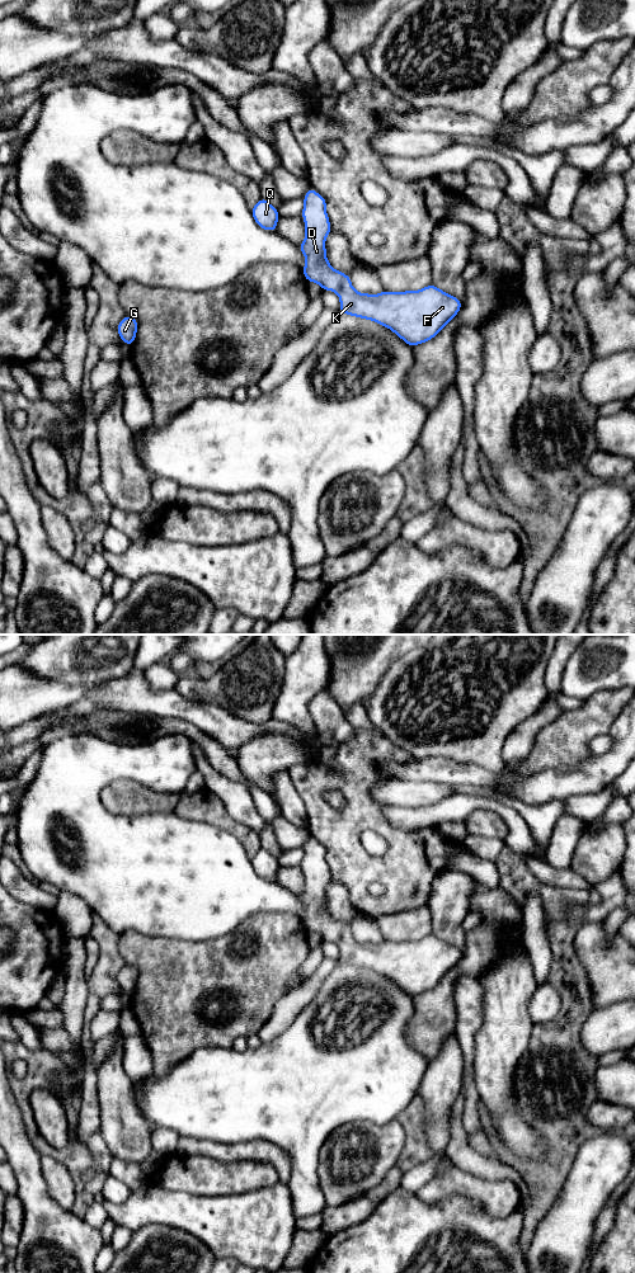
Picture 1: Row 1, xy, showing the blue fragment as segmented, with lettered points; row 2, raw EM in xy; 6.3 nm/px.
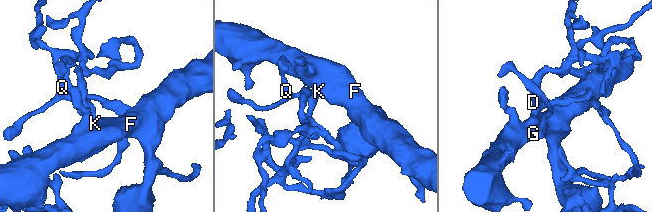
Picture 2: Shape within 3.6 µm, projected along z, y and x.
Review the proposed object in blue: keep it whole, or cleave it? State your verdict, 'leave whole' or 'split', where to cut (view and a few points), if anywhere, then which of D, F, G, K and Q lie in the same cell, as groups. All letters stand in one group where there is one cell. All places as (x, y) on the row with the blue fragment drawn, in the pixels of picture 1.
leave whole; cut none; groups D F G K Q

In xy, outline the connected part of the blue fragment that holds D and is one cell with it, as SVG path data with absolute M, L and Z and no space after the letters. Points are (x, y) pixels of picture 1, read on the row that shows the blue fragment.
M309 188L304 197L301 213L305 221L305 240L298 244L305 256L304 277L307 282L318 283L324 291L334 291L340 301L339 311L359 319L377 322L404 340L409 346L432 340L460 312L461 301L437 288L433 283L418 291L391 292L384 291L377 294L359 293L351 283L351 275L335 270L326 259L325 240L331 231L326 213L326 199Z

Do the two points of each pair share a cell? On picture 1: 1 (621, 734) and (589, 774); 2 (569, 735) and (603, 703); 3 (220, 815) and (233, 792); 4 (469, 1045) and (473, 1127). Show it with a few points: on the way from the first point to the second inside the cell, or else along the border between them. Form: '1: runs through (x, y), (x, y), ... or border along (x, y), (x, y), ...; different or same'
1: runs through (621, 745), (601, 768); same
2: runs through (578, 727), (594, 712); same
3: border along (207, 790), (221, 801), (235, 820), (248, 825); different
4: runs through (469, 1065), (470, 1107); same

